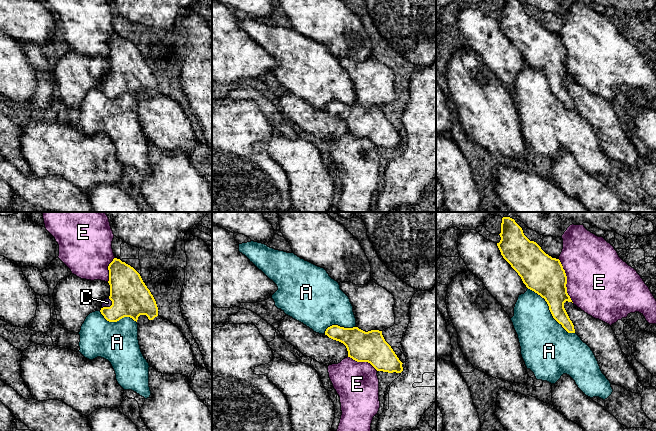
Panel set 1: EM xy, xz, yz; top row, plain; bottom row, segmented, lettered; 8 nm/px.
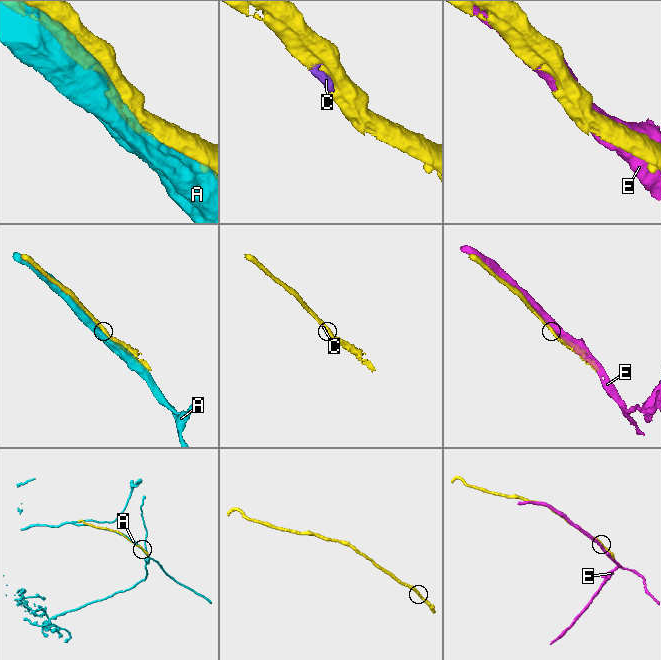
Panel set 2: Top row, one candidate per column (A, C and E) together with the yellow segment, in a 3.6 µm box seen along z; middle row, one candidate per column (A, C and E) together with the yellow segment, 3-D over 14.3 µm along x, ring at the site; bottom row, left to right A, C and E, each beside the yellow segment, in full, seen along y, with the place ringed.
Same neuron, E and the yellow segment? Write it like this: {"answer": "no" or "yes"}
{"answer": "no"}

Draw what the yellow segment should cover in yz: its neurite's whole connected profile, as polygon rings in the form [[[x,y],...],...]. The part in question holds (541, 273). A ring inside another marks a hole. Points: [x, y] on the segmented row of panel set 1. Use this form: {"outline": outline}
{"outline": [[[503,217],[501,223],[501,240],[497,246],[503,258],[521,277],[526,287],[545,299],[553,318],[562,325],[568,333],[575,333],[574,325],[565,308],[566,301],[572,302],[567,293],[567,276],[559,259],[546,254],[534,241],[530,241],[522,228],[510,217]]]}

